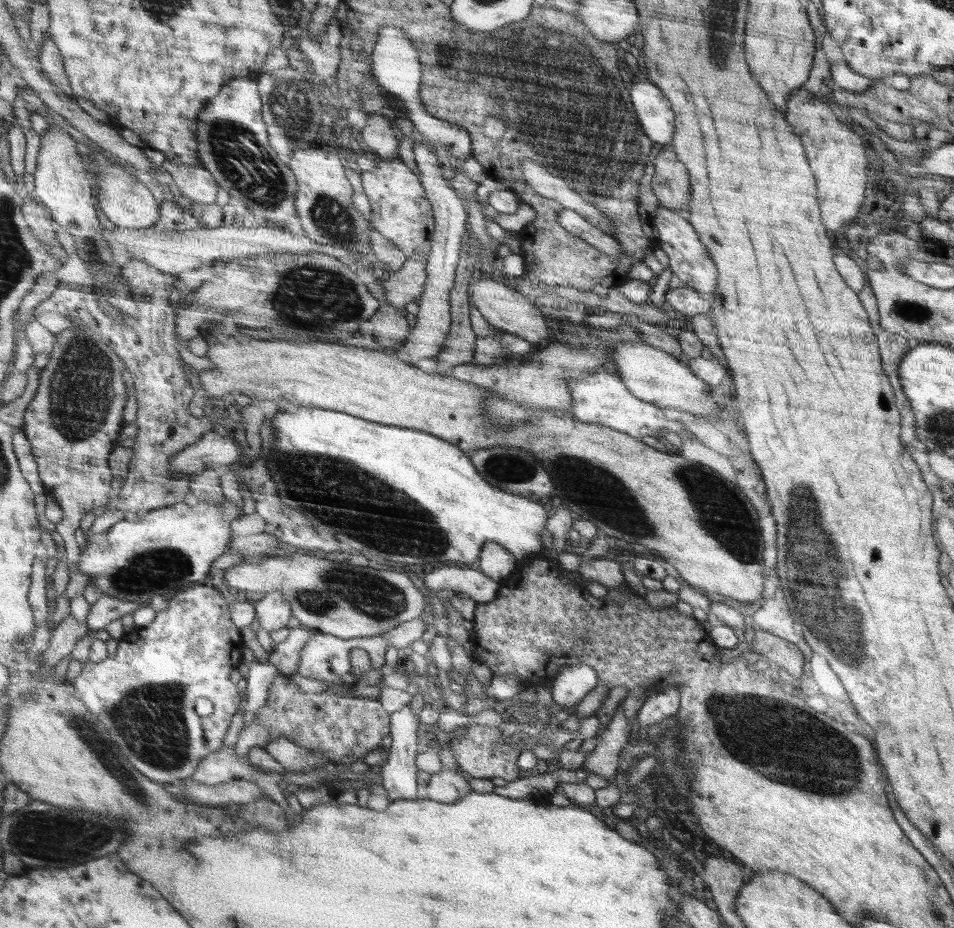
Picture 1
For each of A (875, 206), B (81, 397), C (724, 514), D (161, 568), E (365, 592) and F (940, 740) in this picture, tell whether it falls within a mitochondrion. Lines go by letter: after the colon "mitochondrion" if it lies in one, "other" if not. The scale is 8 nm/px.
A: other
B: mitochondrion
C: mitochondrion
D: mitochondrion
E: mitochondrion
F: other

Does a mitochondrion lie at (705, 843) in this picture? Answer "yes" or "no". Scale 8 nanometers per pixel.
no

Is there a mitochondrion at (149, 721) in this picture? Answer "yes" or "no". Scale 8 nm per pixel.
yes

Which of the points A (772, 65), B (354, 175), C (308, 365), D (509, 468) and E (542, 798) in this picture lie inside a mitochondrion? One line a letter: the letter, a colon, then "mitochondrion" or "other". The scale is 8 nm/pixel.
A: other
B: other
C: other
D: mitochondrion
E: other

